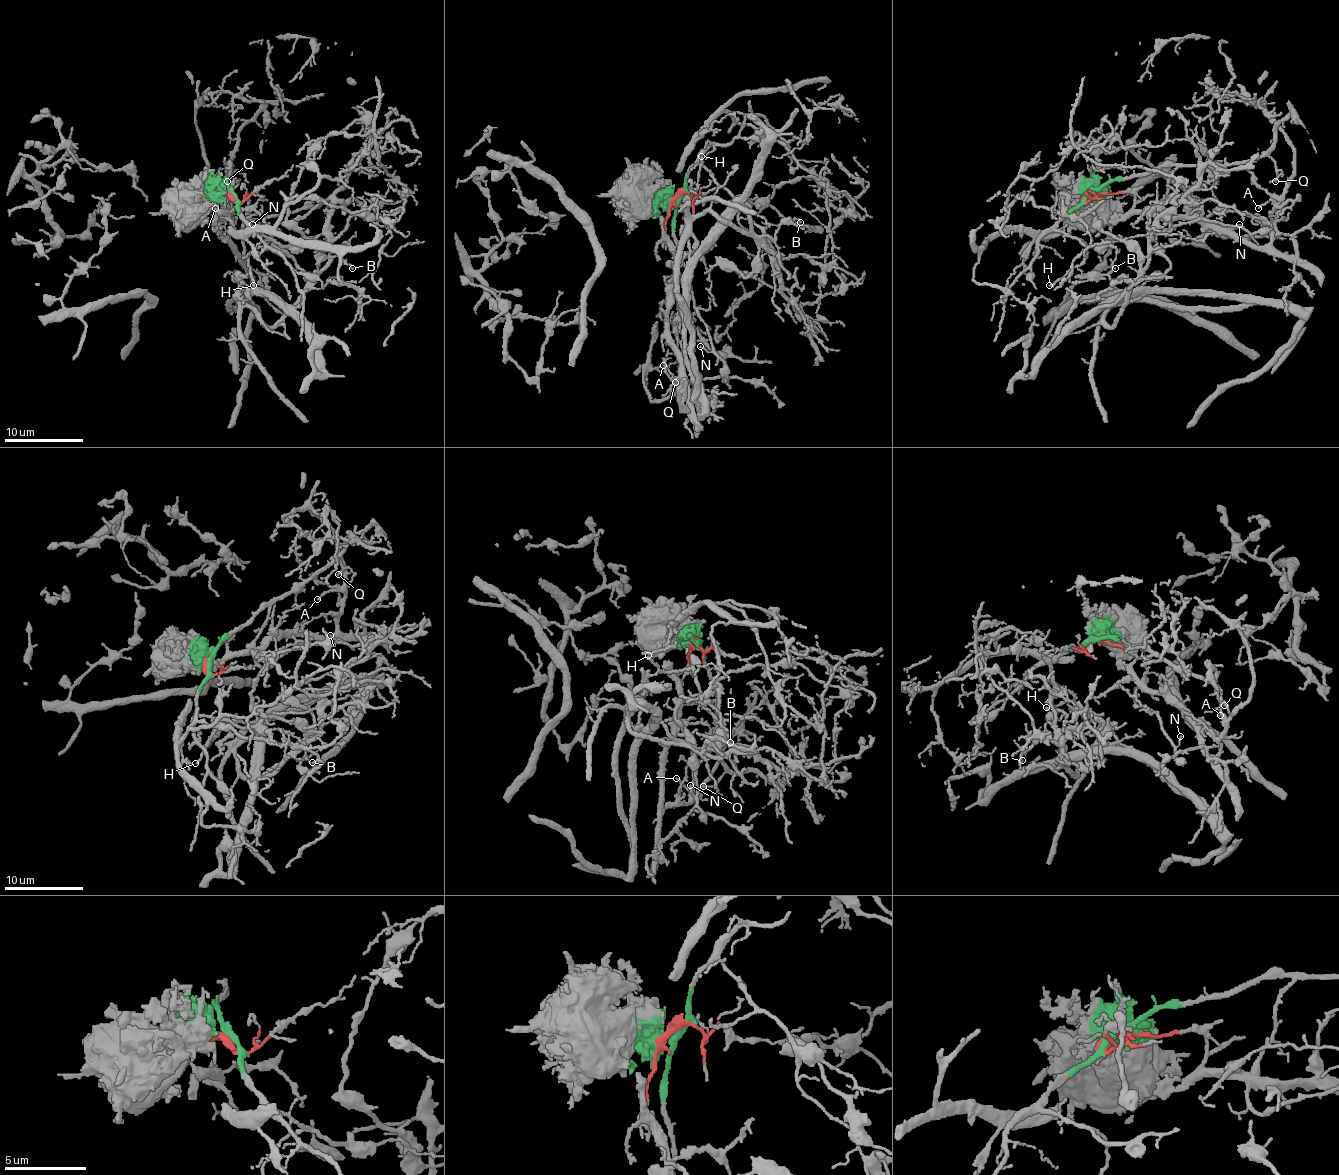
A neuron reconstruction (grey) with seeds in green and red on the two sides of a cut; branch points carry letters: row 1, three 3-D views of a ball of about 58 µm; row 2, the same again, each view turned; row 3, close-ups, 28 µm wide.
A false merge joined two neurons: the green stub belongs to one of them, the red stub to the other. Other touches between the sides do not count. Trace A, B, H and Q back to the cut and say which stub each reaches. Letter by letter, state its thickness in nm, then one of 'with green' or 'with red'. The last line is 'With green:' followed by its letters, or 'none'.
A: 120 nm thick; with red
B: 100 nm thick; with green
H: 170 nm thick; with green
Q: 140 nm thick; with green
With green: B, H, Q

